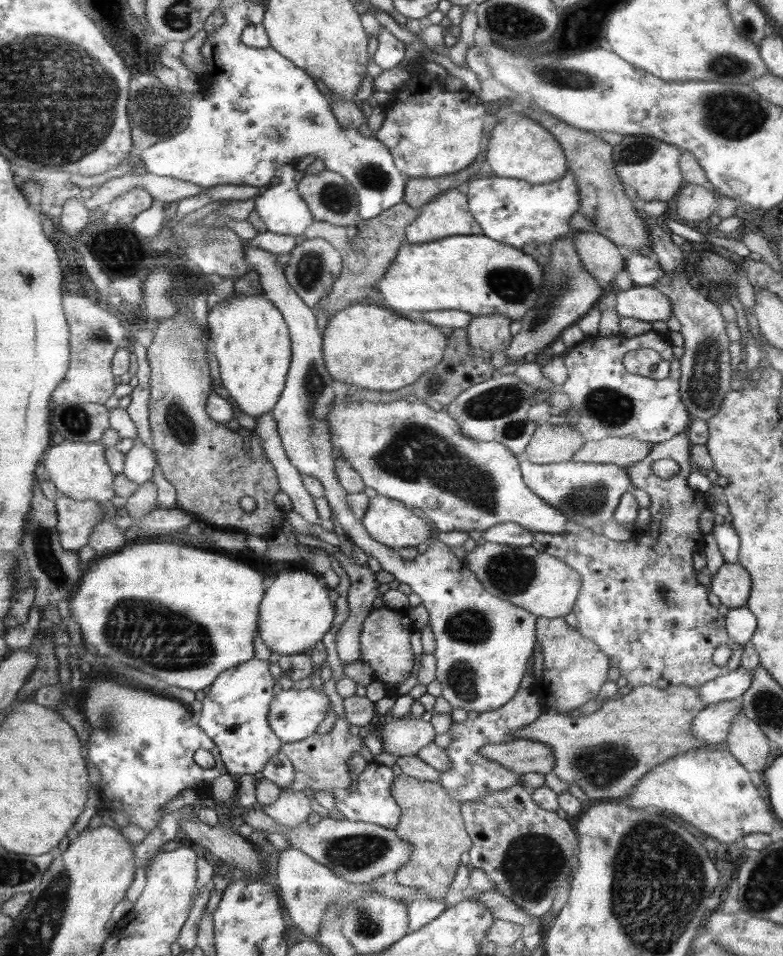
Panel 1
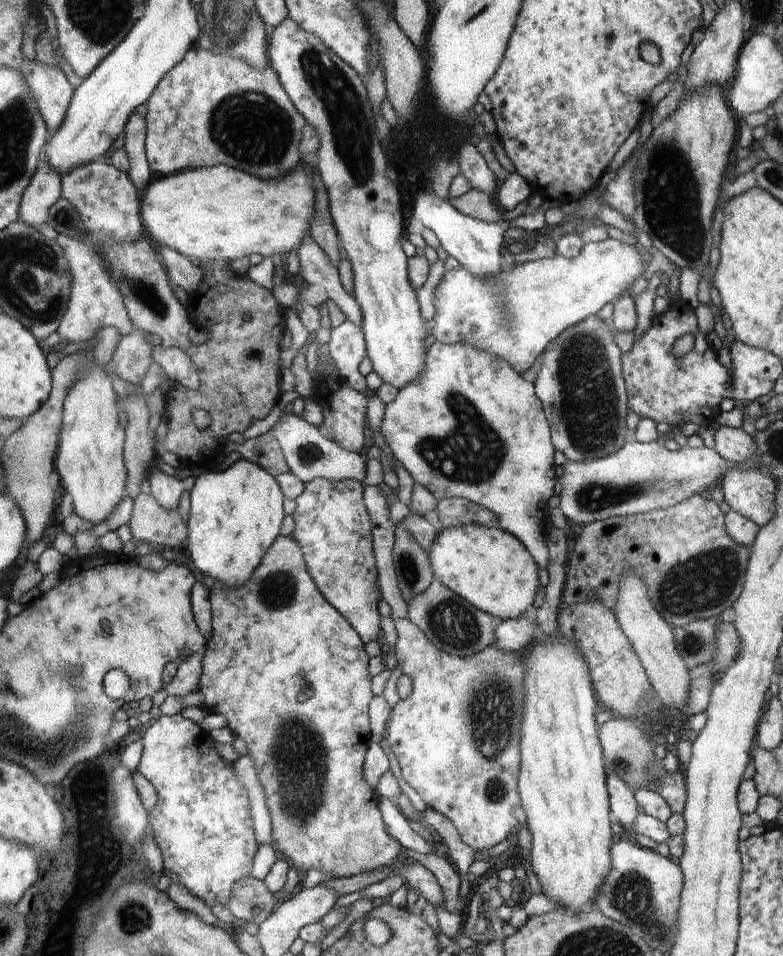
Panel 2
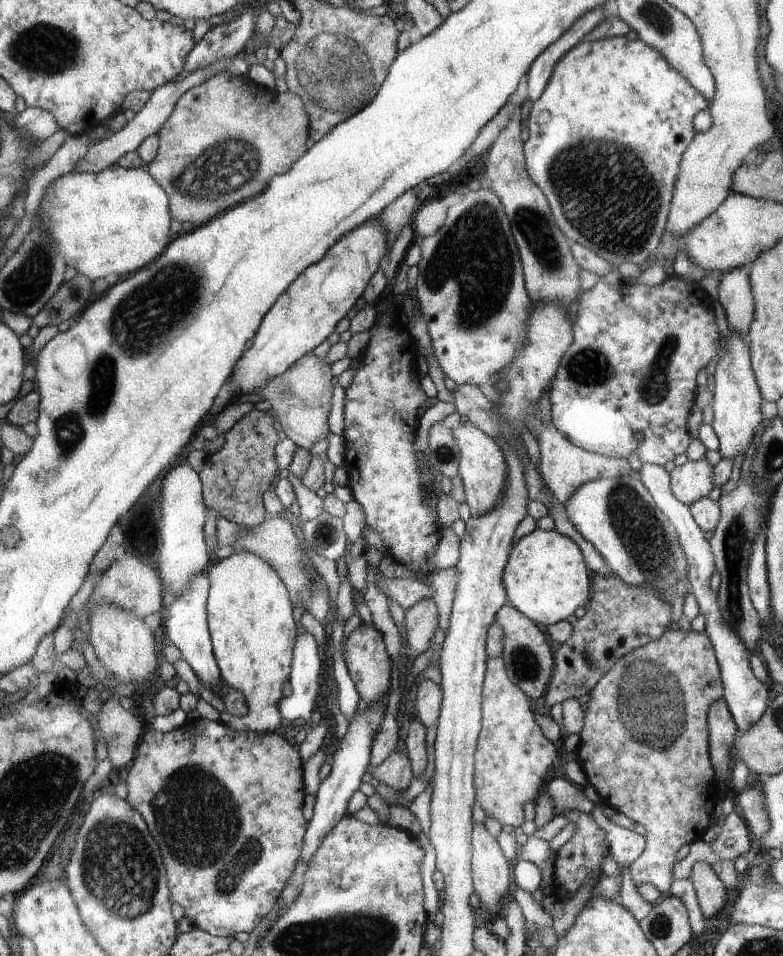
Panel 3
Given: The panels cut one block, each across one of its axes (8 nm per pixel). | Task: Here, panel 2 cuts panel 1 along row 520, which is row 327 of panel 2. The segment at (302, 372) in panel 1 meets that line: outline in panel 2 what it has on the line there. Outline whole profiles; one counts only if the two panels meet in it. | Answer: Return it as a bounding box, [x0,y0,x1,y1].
[328,320,367,395]

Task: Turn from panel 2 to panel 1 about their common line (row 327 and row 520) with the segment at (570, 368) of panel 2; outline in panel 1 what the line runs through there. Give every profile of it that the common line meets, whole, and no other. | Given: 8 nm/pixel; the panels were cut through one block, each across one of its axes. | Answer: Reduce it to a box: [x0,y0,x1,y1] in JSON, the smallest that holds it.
[519,457,632,533]

